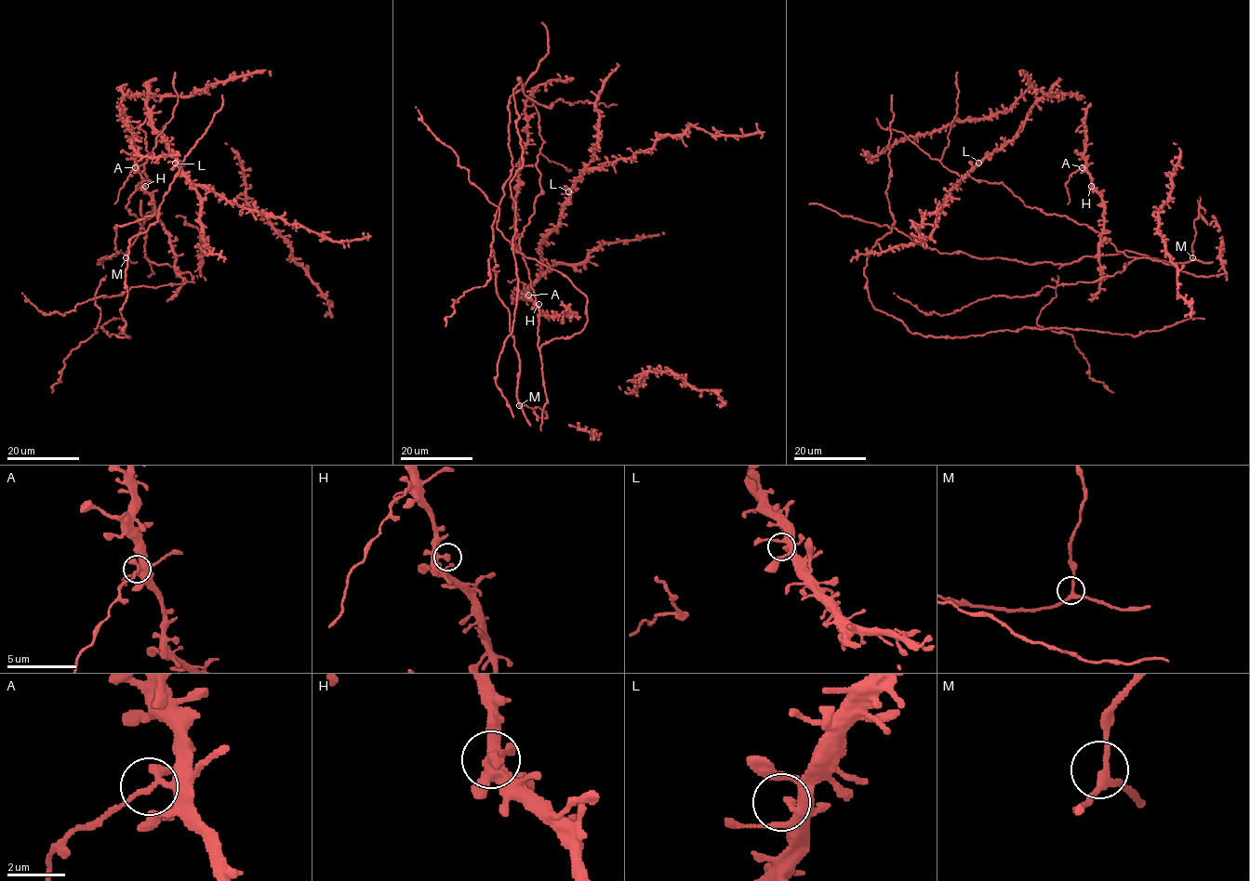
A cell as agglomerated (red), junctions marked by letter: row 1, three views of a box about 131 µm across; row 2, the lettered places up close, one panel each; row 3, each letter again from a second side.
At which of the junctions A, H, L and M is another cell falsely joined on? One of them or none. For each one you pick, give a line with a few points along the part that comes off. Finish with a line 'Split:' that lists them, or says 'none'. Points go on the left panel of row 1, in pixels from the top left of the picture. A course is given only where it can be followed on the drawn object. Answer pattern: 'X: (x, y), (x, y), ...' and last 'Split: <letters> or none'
A: (135, 167), (114, 203)
Split: A

